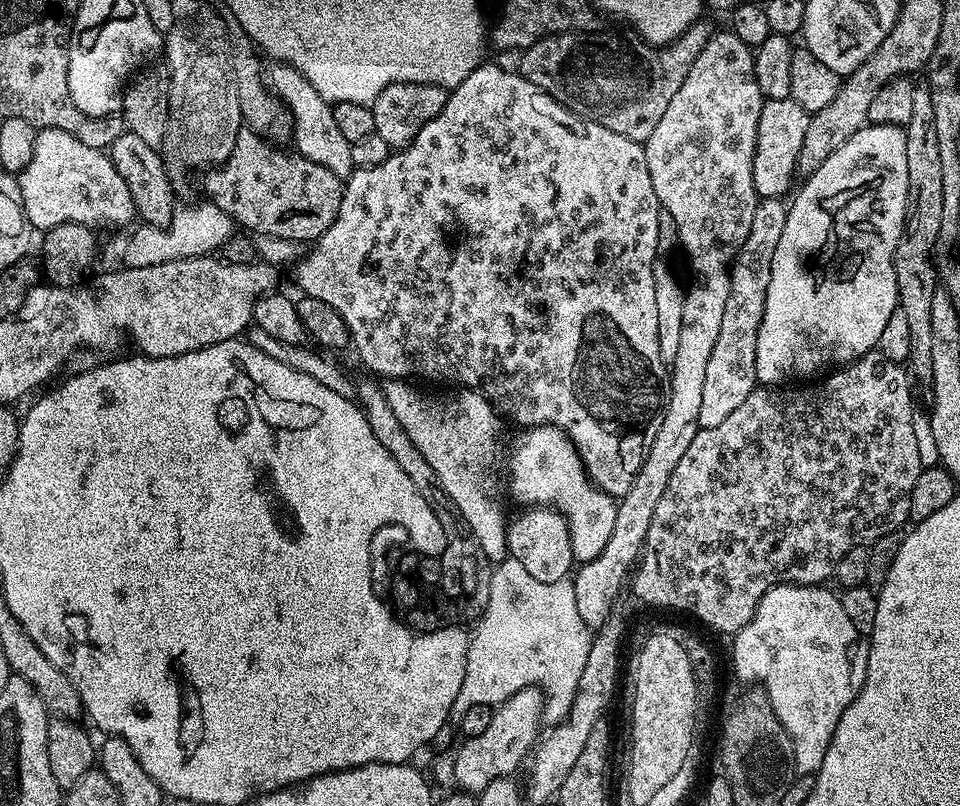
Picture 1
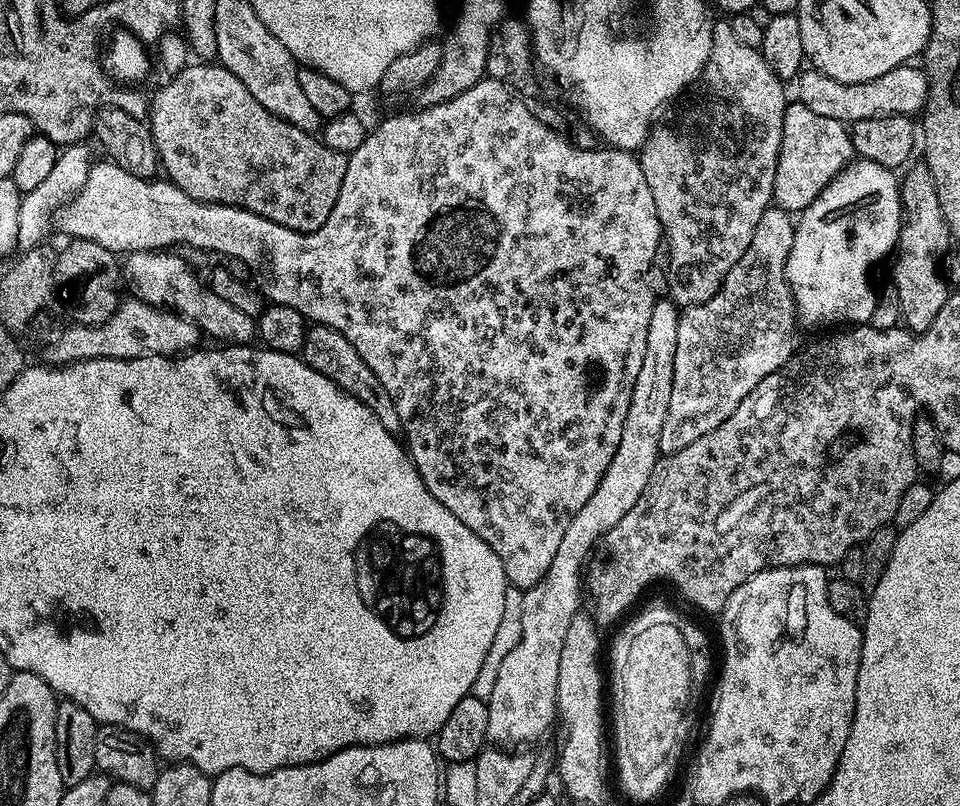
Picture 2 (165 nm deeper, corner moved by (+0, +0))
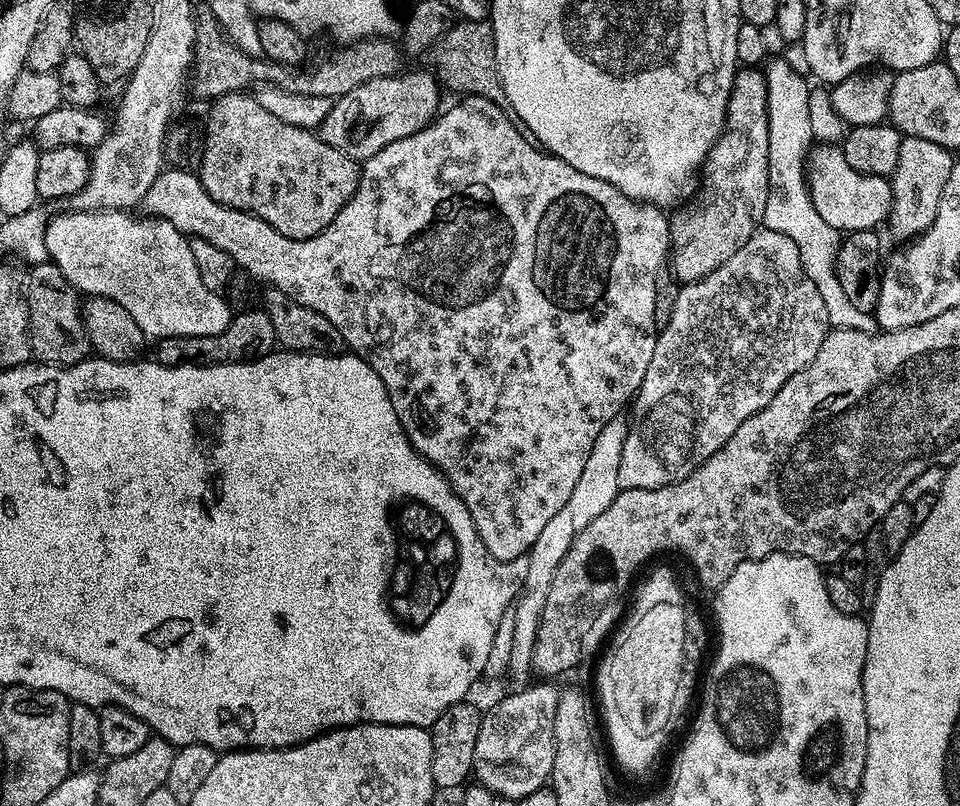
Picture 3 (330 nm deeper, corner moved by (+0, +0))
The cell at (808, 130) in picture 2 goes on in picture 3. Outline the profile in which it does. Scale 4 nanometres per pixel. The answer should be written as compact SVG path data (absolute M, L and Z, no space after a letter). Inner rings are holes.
M818 144L806 157L806 175L808 193L814 202L814 210L822 214L822 222L826 222L826 226L834 226L841 234L883 225L887 221L888 211L892 209L891 183L883 176L867 176L854 170L850 162L846 162L843 147Z

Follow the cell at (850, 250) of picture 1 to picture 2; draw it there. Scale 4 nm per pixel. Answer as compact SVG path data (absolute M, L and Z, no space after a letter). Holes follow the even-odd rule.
M859 158L853 159L829 182L826 190L822 190L822 194L818 194L818 198L814 198L814 202L810 202L810 206L806 206L806 210L799 213L798 219L795 221L794 246L790 246L790 254L784 267L784 275L788 277L788 285L792 291L792 297L796 299L796 315L801 325L809 324L812 328L820 328L823 324L836 324L832 326L864 326L871 321L878 296L877 293L868 292L872 288L871 282L868 281L868 269L871 268L872 264L878 263L888 251L891 253L897 247L900 225L902 223L900 180L896 178L892 180L892 176L894 176L893 169L886 166L878 166L878 162L870 162L869 160L861 160Z

